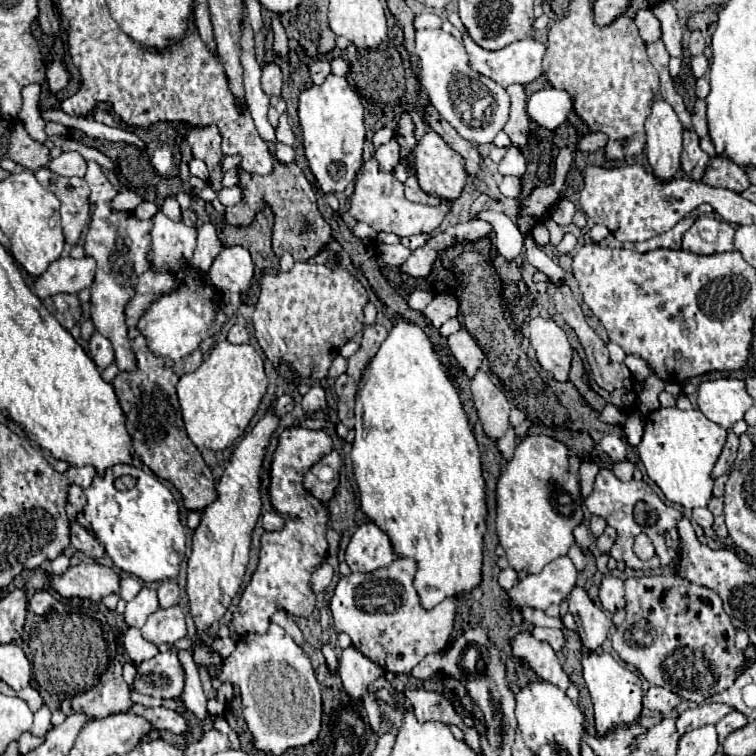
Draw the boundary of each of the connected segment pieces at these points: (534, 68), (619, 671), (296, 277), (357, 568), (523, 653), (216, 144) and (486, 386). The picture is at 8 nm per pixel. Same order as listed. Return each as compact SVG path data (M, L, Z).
M463 34L463 44L465 44L465 50L469 52L469 64L475 72L495 80L497 84L501 84L503 88L511 86L511 84L529 84L533 82L535 78L541 76L541 58L545 54L545 46L537 40L521 40L521 42L513 42L497 52L491 52L491 50L485 50L481 46L477 46L469 34Z
M589 652L583 658L583 678L587 682L593 706L595 706L595 728L599 736L605 736L609 728L617 724L633 724L635 718L641 714L641 678L619 664L611 654L607 652Z
M295 262L289 272L265 274L261 278L261 294L253 314L253 326L259 346L273 366L287 362L293 366L301 380L323 380L339 350L363 328L363 306L367 304L367 292L359 280L347 270L329 270L327 266Z
M375 522L359 526L345 550L345 562L351 572L375 572L397 558L389 536Z
M521 632L515 636L511 646L513 646L513 654L517 658L525 660L537 672L537 676L541 680L547 680L547 682L559 686L561 690L567 690L571 680L565 674L565 670L561 668L561 662L549 644L535 640L527 632Z
M215 124L203 126L203 128L193 128L191 134L187 136L187 142L191 144L193 156L201 158L207 168L209 168L209 186L215 191L221 190L221 180L223 180L223 154L221 154L221 134Z
M479 370L477 376L473 376L471 392L485 434L495 440L501 438L509 428L509 410L511 410L505 394L489 380L489 376L483 370Z

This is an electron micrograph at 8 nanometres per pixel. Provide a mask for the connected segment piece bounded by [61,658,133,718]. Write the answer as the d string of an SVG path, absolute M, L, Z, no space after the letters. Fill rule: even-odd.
M113 658L105 674L99 676L99 682L91 690L75 694L73 698L65 698L61 710L67 716L73 712L85 712L91 718L103 718L109 714L127 712L131 704L129 686L121 676L121 664L117 658Z

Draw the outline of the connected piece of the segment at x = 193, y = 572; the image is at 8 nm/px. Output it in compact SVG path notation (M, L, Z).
M273 406L263 414L255 428L233 450L231 460L217 484L217 500L211 502L193 532L193 552L187 568L187 596L199 632L207 632L215 620L227 612L231 598L239 592L251 550L251 534L261 514L261 470L271 436L279 428Z

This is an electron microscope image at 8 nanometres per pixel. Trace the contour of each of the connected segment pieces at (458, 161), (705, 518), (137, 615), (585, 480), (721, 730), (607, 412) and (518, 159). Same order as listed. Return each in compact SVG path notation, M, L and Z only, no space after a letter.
M430 128L417 144L415 171L419 186L425 192L433 192L449 202L461 196L467 182L463 158Z
M695 508L693 510L693 520L705 530L707 536L713 536L713 530L711 530L711 526L713 526L713 514L707 508Z
M143 586L141 592L127 602L125 608L125 622L133 628L141 628L147 618L159 610L159 600L157 600L157 590L151 586Z
M583 462L581 468L579 468L579 476L581 476L581 496L583 500L591 496L593 492L593 482L595 482L595 476L599 472L599 466L593 464L593 462Z
M737 710L731 712L731 714L727 714L725 718L721 718L721 720L717 722L717 734L719 734L719 740L725 740L731 732L743 728L747 722L749 722L749 720L747 720L741 712L737 712Z
M607 404L607 408L601 412L601 420L603 420L605 424L623 426L623 422L625 422L625 414L623 414L621 410L617 410L617 408L613 408L613 406Z
M515 146L507 148L507 154L499 162L499 174L503 174L503 176L505 174L511 174L511 176L523 176L525 174L525 158Z

